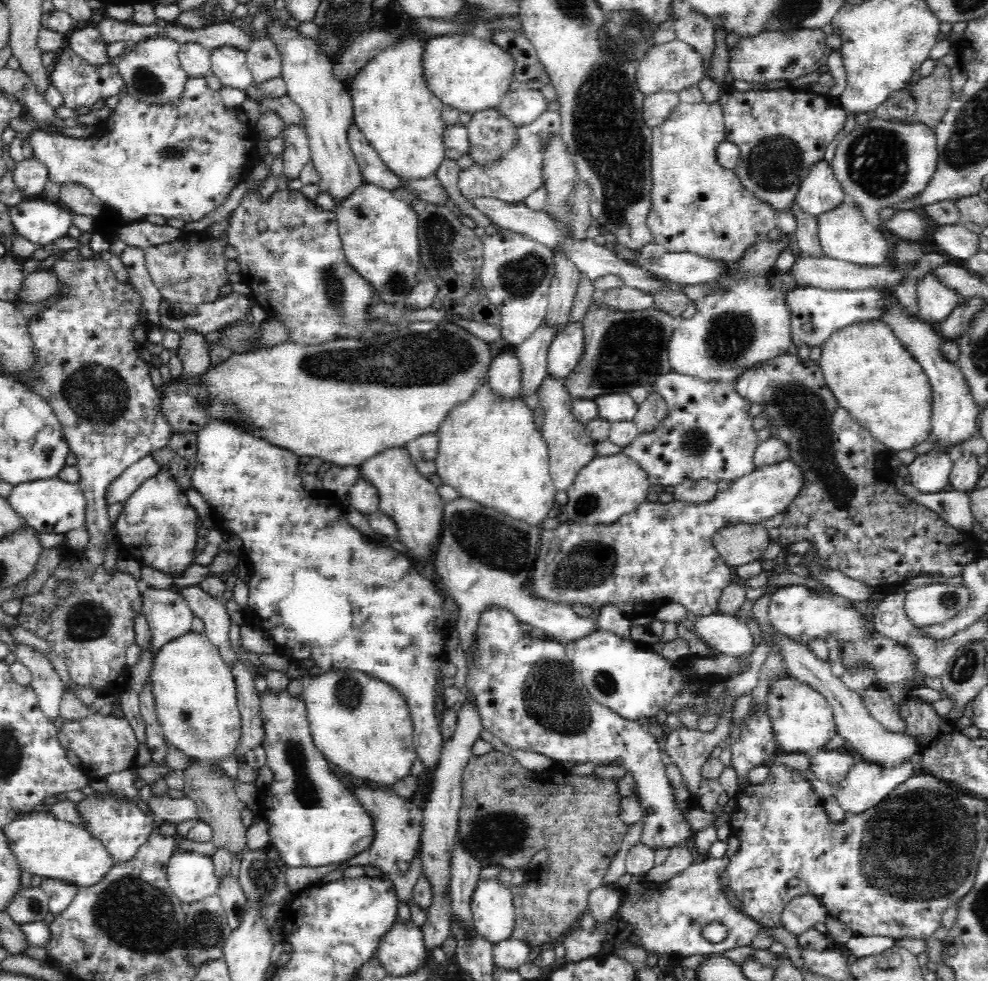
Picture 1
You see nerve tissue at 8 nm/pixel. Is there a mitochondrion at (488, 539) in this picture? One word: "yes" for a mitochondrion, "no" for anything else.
yes

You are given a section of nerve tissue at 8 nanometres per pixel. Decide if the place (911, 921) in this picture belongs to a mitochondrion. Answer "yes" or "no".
no

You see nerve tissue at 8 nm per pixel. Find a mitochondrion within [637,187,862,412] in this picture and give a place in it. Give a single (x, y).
(730, 335)

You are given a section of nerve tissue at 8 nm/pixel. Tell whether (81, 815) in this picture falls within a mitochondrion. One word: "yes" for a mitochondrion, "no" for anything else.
no

